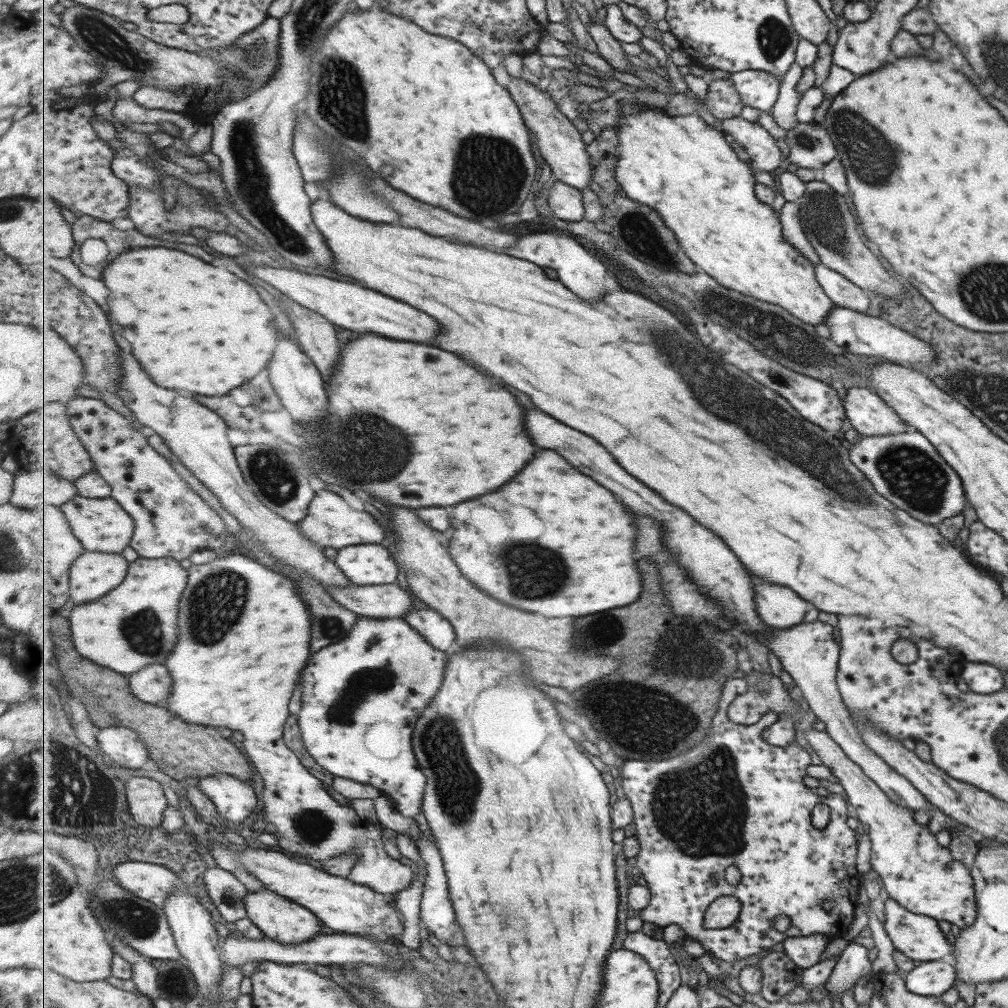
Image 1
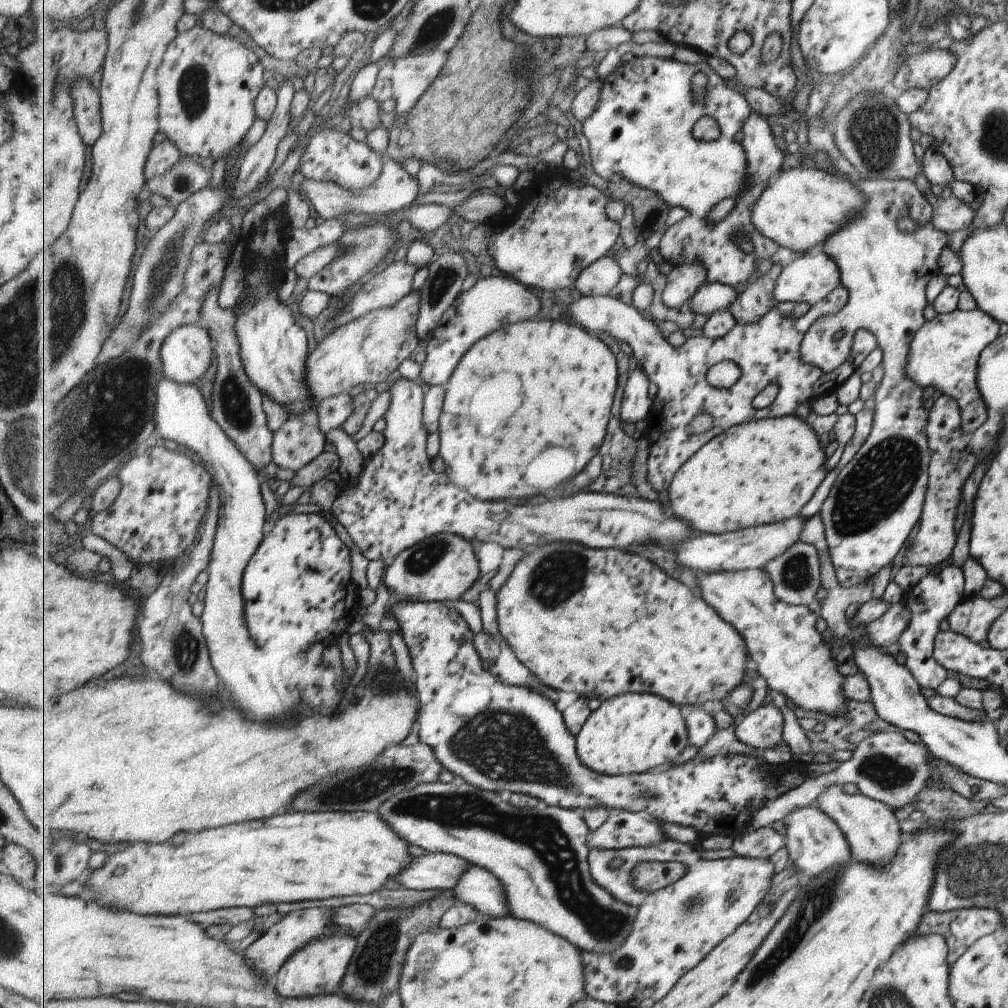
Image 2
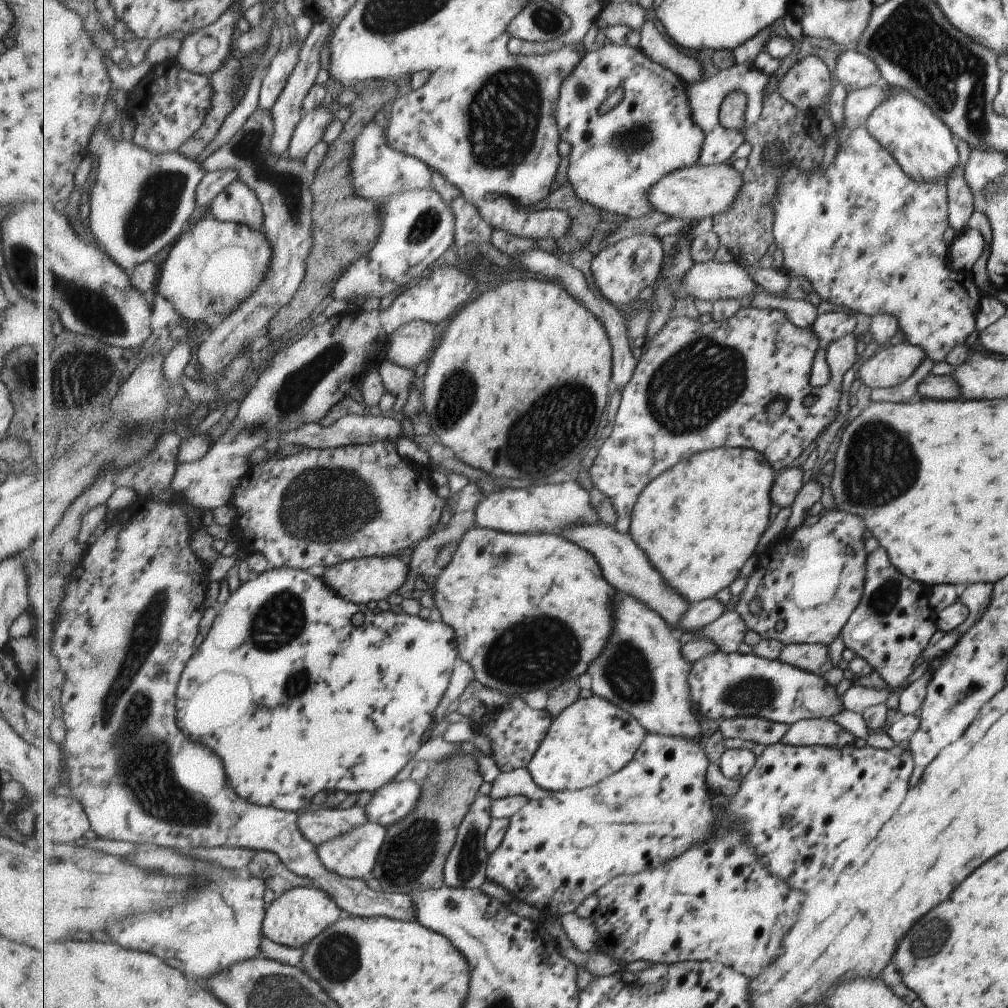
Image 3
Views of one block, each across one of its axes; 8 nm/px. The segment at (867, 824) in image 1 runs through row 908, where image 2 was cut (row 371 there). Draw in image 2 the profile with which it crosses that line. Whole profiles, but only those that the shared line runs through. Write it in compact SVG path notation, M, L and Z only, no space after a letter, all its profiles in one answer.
M975 308L969 311L953 310L924 321L913 334L903 366L905 378L919 388L933 387L949 396L960 410L961 430L973 432L986 418L986 410L977 393L976 366L981 350L997 338L998 323Z

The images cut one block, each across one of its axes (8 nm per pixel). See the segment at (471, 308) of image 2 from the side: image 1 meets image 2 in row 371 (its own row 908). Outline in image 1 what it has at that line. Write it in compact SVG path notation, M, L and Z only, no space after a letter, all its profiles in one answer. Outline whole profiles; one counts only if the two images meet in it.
M422 836L420 840L414 843L418 848L419 855L426 863L426 877L424 889L421 898L421 915L420 918L431 930L438 940L443 940L447 946L466 946L465 931L458 922L456 908L453 905L452 894L449 892L449 880L447 880L447 872L445 872L445 864L443 864L443 855L436 846L436 842L431 842L429 838Z

